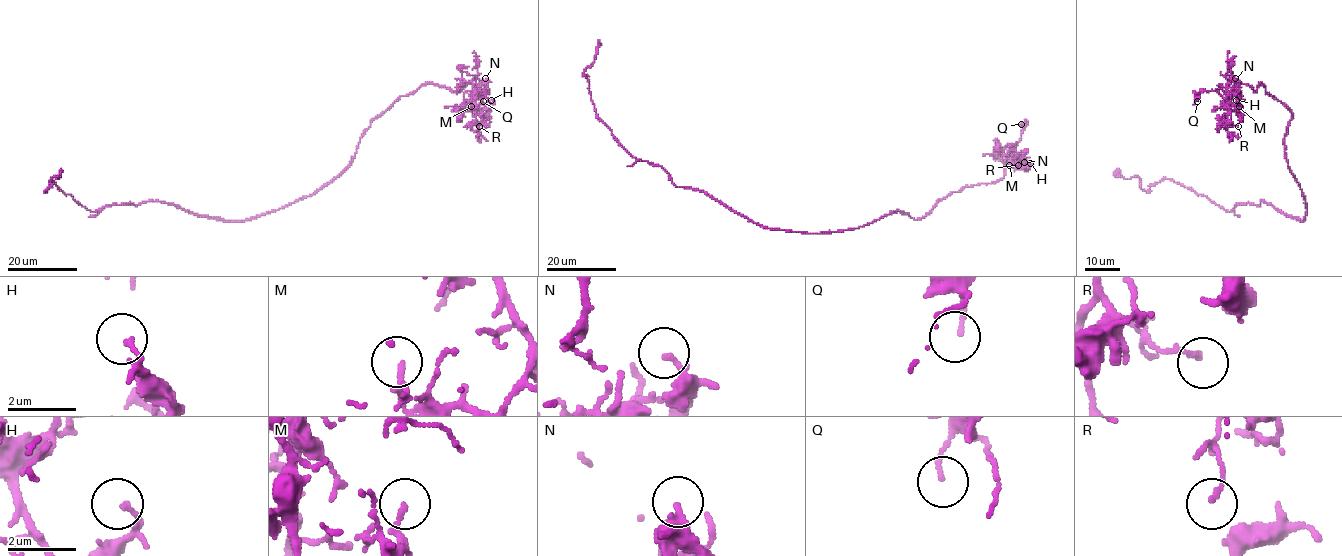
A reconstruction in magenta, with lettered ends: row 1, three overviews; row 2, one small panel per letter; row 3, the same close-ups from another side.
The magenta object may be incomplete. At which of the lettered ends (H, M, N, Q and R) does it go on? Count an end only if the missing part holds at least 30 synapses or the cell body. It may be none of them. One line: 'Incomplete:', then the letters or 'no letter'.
Incomplete: no letter

